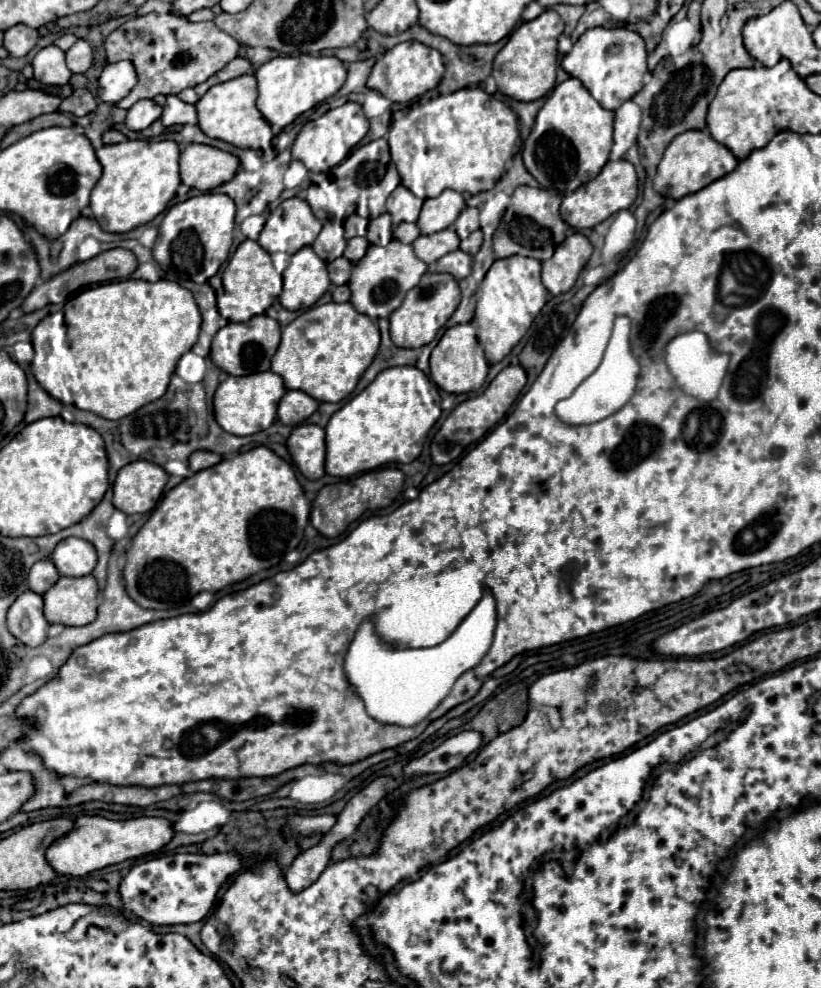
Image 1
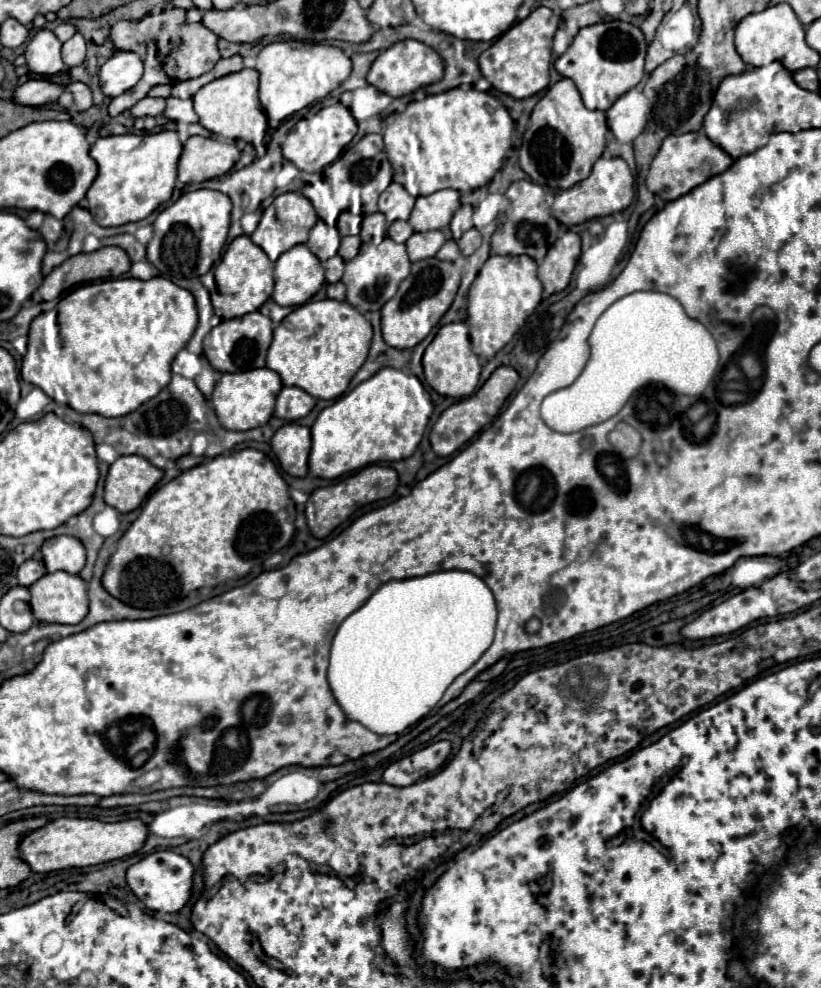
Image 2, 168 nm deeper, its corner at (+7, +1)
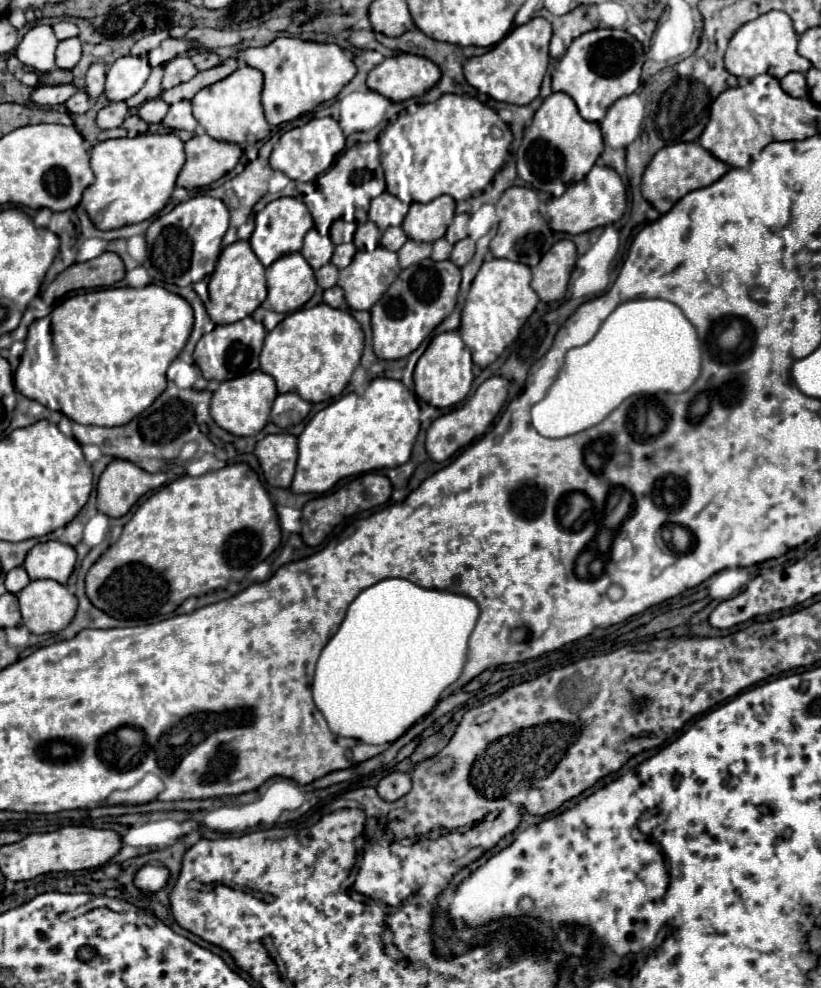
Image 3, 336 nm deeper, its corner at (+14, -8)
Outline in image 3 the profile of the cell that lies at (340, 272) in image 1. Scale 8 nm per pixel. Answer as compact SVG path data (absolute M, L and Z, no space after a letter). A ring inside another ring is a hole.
M333 263L321 267L315 271L315 279L317 279L317 285L323 287L323 289L329 289L333 285L337 285L337 277L339 277L339 269L333 267Z

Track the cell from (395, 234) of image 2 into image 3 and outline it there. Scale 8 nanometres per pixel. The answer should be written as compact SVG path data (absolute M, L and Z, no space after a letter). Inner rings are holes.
M389 227L381 237L381 245L387 247L389 251L399 251L405 241L407 241L407 235L403 233L401 227Z

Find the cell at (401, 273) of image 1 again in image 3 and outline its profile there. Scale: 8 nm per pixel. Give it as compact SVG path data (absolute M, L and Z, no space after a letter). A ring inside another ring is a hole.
M379 245L371 253L369 251L357 251L357 255L353 257L353 263L349 267L341 269L339 287L343 287L345 301L351 309L369 311L381 299L381 295L389 289L389 285L397 279L399 273L401 273L401 267L399 267L399 261L397 261L397 253L385 251L385 247Z

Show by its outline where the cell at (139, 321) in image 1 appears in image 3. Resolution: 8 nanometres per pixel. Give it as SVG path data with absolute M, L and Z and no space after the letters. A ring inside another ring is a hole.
M147 285L141 289L98 288L71 295L48 316L31 323L25 339L25 351L14 372L14 386L25 397L35 399L51 410L61 411L77 423L101 427L125 425L145 411L161 391L165 391L167 367L185 347L191 329L193 309L189 303L159 285Z

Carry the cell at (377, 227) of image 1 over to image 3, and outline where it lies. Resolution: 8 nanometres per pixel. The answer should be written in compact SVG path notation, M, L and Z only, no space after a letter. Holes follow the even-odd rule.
M367 221L365 225L361 225L355 235L353 235L353 243L359 251L373 251L379 247L379 229L375 223Z

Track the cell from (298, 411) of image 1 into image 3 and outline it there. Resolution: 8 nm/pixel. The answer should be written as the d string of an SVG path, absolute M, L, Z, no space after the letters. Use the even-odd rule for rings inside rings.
M283 393L277 395L273 409L271 409L271 421L279 427L291 427L301 423L309 415L311 403L303 401L297 393Z

